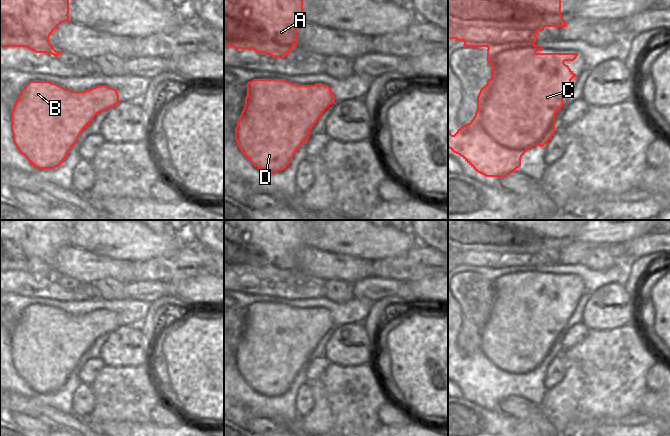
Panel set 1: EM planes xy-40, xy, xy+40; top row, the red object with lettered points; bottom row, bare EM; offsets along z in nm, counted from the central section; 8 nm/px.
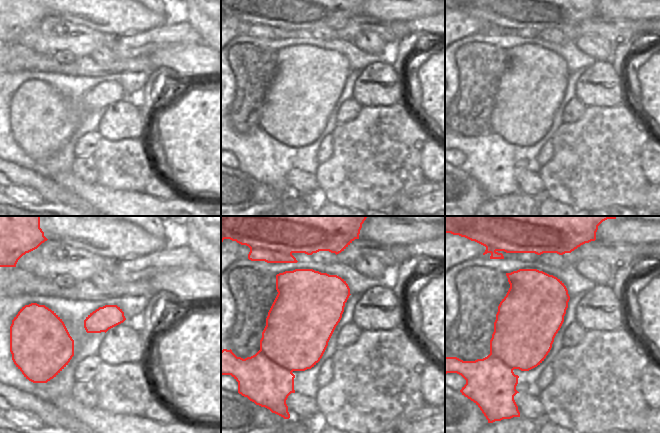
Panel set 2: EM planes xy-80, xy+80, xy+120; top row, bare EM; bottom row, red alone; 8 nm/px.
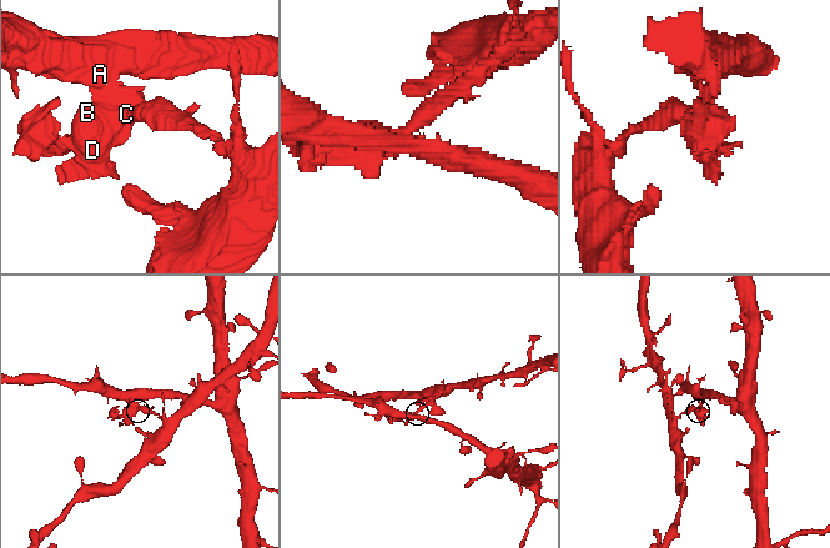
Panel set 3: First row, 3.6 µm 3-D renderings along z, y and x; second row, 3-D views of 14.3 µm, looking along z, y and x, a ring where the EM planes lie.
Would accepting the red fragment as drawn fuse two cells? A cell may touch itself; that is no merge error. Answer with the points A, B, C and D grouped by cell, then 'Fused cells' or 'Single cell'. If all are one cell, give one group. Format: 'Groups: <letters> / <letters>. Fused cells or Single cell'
Groups: A / B C D. Fused cells

